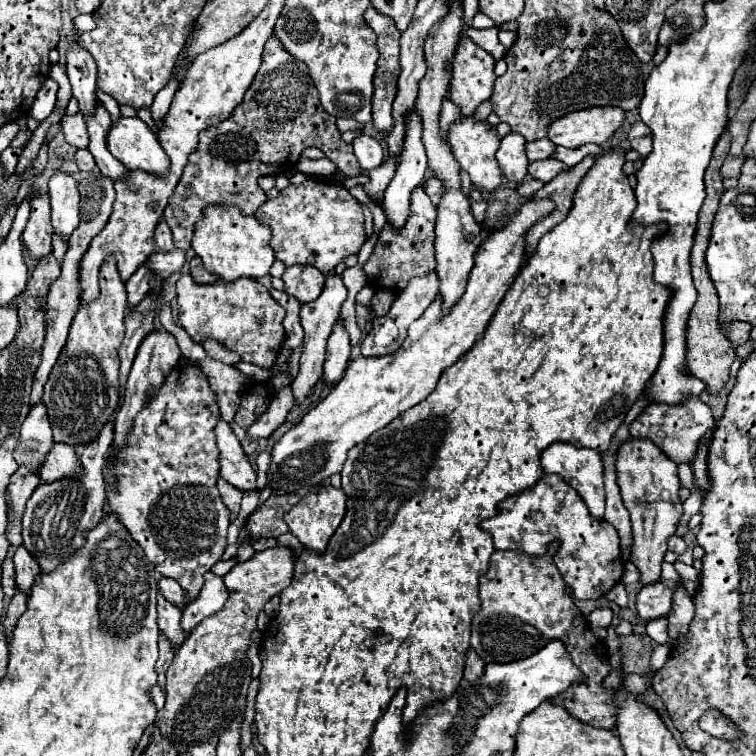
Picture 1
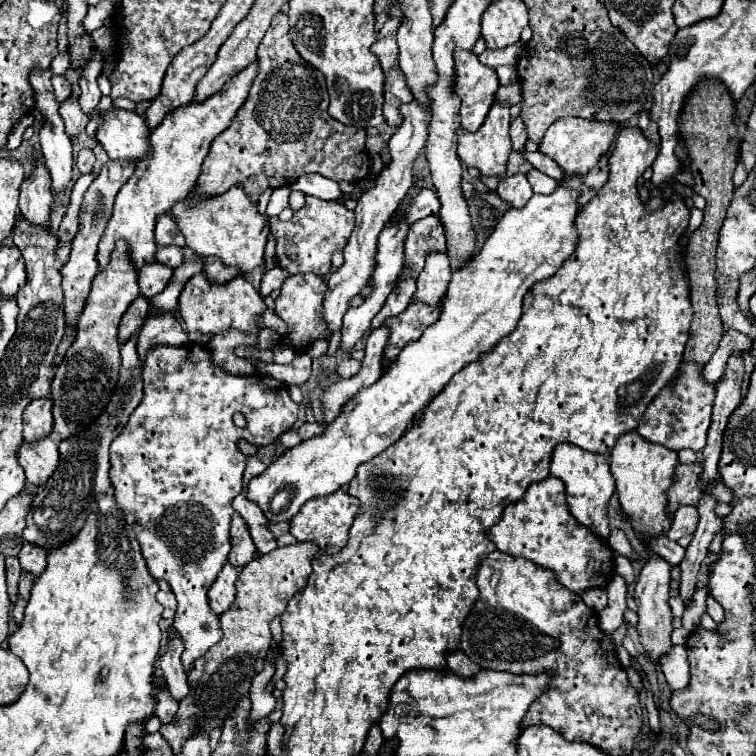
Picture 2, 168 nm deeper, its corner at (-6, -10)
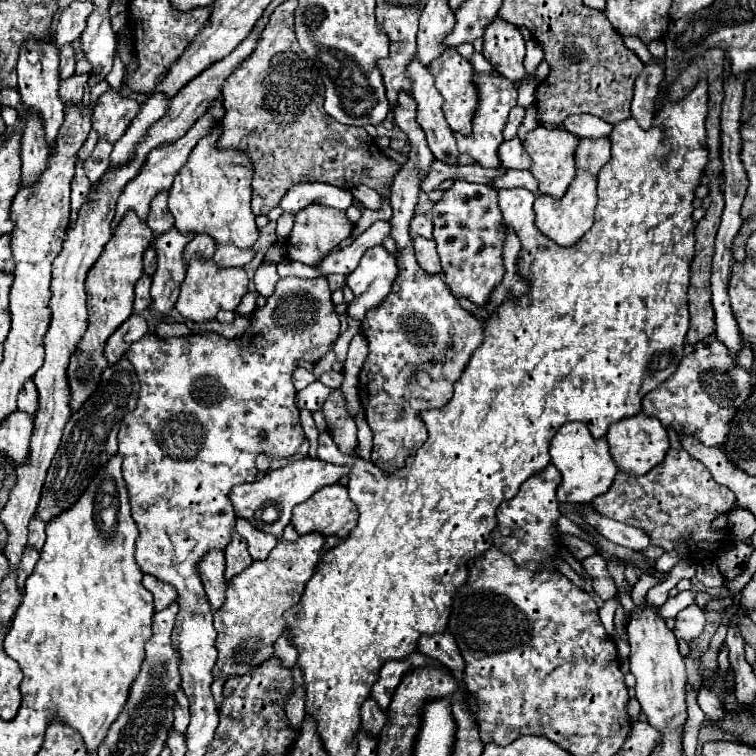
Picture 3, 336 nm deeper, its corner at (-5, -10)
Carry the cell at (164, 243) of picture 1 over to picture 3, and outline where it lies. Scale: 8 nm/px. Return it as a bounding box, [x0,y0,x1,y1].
[147,191,173,235]

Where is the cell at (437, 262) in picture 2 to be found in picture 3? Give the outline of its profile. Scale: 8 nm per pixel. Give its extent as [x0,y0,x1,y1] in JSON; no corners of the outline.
[413,237,441,273]

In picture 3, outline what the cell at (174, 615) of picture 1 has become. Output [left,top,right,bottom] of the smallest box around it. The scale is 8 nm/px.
[175,691,189,737]

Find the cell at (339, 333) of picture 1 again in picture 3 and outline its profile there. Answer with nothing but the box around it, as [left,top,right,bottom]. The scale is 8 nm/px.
[347,247,397,319]

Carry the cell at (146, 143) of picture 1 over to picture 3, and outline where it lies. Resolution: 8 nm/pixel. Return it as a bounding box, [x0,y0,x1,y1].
[91,89,139,143]

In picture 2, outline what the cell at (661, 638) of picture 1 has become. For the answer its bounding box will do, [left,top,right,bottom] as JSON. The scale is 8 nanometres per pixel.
[660,645,688,689]

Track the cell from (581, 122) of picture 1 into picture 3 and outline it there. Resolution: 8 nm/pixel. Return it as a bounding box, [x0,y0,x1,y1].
[521,125,579,199]

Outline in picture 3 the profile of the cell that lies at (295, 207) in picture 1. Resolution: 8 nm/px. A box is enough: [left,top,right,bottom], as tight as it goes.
[285,205,353,265]

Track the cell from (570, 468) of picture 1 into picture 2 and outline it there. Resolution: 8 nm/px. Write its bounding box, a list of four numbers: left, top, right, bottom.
[550,443,614,537]

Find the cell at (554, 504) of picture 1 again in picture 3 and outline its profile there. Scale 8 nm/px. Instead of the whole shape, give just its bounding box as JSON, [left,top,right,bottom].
[493,463,561,569]

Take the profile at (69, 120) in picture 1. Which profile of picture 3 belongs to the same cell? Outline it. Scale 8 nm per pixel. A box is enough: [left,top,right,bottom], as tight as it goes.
[59,73,89,105]

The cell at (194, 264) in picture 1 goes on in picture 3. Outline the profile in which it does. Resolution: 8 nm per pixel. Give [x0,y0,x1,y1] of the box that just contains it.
[213,243,255,267]

